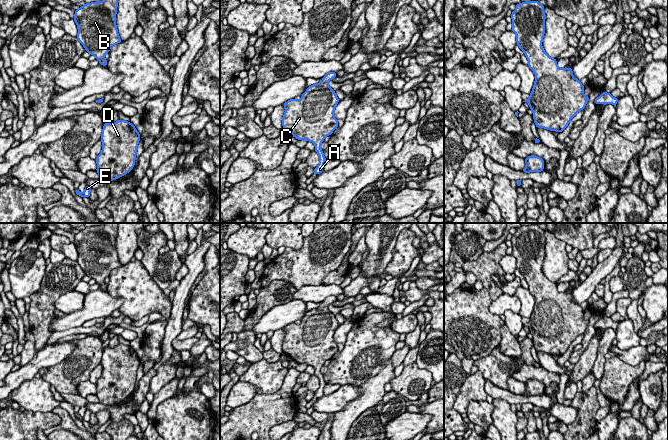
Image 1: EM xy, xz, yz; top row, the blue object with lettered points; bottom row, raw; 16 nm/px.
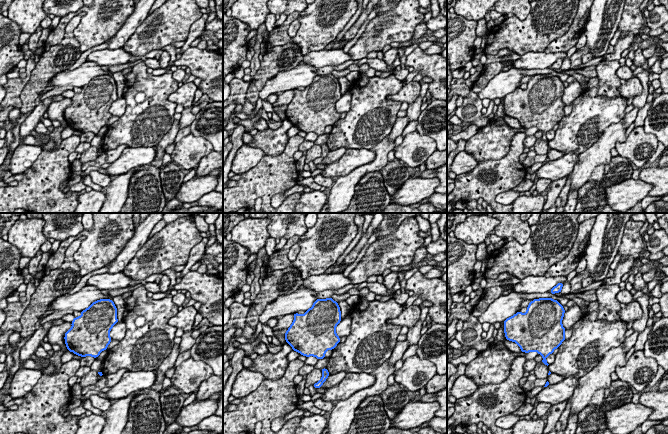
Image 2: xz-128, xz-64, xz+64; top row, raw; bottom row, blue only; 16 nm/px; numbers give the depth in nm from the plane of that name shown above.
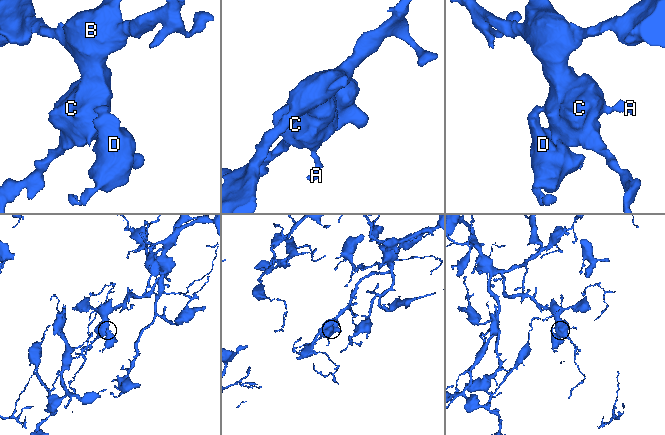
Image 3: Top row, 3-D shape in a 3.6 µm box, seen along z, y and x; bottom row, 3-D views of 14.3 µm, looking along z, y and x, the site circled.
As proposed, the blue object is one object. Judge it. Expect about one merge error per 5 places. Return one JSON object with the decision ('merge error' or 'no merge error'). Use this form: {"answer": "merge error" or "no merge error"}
{"answer": "no merge error"}

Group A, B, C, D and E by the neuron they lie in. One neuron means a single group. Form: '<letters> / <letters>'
A B C D E

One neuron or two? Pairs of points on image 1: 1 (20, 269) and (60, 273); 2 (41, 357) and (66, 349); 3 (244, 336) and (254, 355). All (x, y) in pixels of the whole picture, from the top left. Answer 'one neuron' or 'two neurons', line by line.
1: two neurons
2: one neuron
3: one neuron

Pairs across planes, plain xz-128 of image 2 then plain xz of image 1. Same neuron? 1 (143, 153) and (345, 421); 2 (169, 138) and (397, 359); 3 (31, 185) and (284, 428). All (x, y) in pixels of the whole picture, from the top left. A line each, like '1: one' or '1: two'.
1: two
2: one
3: two

